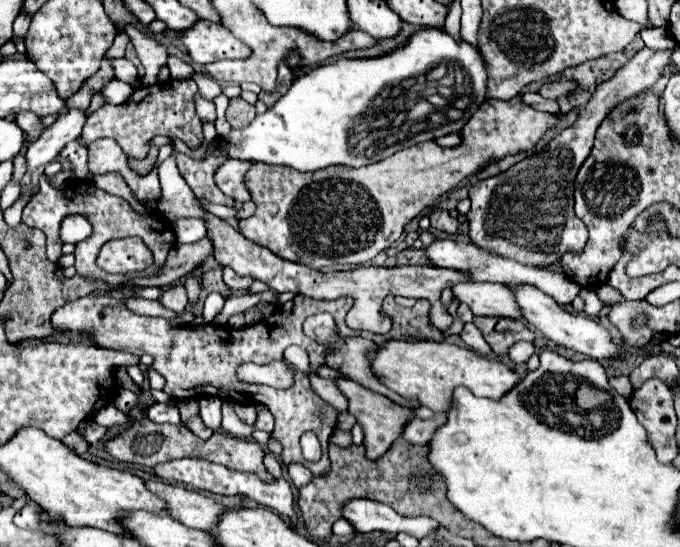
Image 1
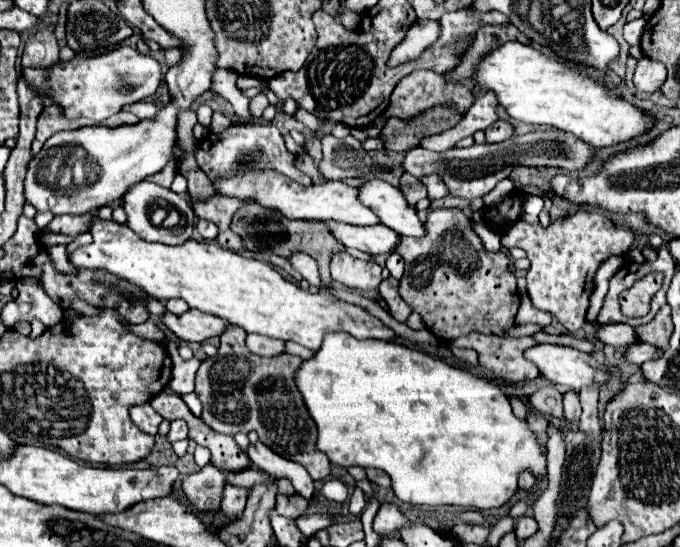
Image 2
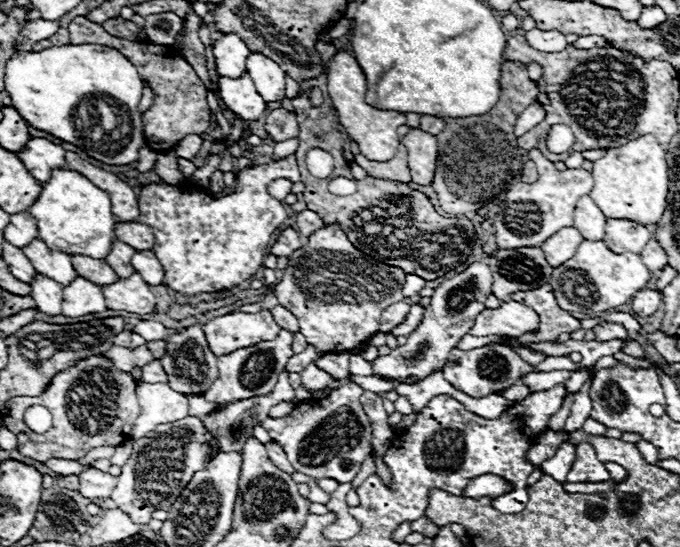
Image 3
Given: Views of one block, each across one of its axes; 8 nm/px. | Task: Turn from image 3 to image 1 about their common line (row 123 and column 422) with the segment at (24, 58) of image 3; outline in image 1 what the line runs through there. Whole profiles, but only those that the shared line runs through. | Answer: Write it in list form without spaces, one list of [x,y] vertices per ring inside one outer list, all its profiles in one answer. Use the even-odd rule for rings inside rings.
[[[420,28],[408,36],[404,46],[388,54],[376,58],[340,58],[300,74],[274,108],[256,116],[246,128],[232,130],[224,136],[216,152],[226,152],[226,158],[292,166],[300,172],[314,172],[332,164],[344,164],[350,168],[368,166],[414,144],[460,132],[486,100],[486,92],[488,64],[476,46],[466,40],[454,40],[442,28]],[[424,100],[430,102],[434,110],[426,116],[410,118],[408,114],[412,108]]]

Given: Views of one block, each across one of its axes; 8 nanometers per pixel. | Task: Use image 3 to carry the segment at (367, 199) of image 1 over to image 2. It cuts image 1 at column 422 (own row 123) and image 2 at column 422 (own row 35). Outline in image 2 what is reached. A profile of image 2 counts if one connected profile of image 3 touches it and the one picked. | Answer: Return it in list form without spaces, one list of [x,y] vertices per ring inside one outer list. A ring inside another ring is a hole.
[[[414,70],[408,76],[404,76],[392,90],[390,94],[390,106],[388,106],[388,114],[398,116],[402,120],[416,116],[418,112],[422,112],[424,108],[436,106],[436,104],[452,104],[456,106],[460,112],[466,112],[466,108],[470,108],[470,104],[474,102],[474,96],[470,92],[470,88],[460,86],[456,82],[446,82],[442,74],[436,74],[432,70]]]

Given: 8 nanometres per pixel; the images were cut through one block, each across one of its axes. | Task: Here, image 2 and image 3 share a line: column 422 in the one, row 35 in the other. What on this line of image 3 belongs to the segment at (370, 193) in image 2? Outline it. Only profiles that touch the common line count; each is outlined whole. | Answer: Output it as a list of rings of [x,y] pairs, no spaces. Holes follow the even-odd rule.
[[[236,34],[222,36],[214,44],[212,52],[216,58],[216,70],[220,76],[240,78],[246,72],[246,60],[250,56],[250,50]]]

